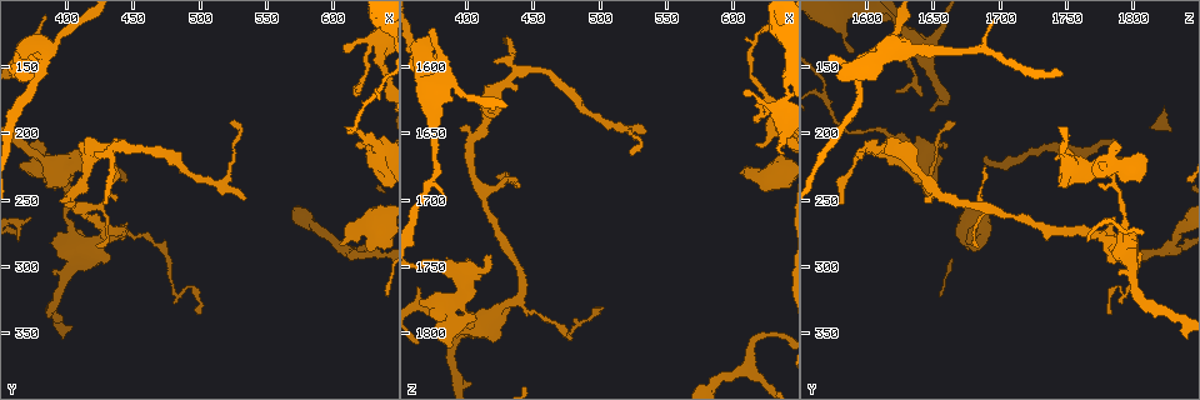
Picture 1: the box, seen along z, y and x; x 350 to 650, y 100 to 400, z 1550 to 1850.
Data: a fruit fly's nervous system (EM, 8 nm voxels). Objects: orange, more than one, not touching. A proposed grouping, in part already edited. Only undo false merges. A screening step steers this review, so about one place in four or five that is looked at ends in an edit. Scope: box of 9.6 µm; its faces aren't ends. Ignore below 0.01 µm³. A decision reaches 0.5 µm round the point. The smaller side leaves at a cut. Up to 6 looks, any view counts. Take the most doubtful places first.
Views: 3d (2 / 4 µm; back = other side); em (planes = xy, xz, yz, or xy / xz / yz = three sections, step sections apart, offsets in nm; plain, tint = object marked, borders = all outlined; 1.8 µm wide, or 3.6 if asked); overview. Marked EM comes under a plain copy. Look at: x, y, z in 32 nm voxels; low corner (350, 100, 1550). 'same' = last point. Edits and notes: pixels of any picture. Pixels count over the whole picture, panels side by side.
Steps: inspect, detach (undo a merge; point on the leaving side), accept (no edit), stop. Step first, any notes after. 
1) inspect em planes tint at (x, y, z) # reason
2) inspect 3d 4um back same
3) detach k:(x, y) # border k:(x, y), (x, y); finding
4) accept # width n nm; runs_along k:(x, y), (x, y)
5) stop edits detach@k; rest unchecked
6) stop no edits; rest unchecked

inspect em yz step 4 tint at (388, 226, 1780) # thick turns thin

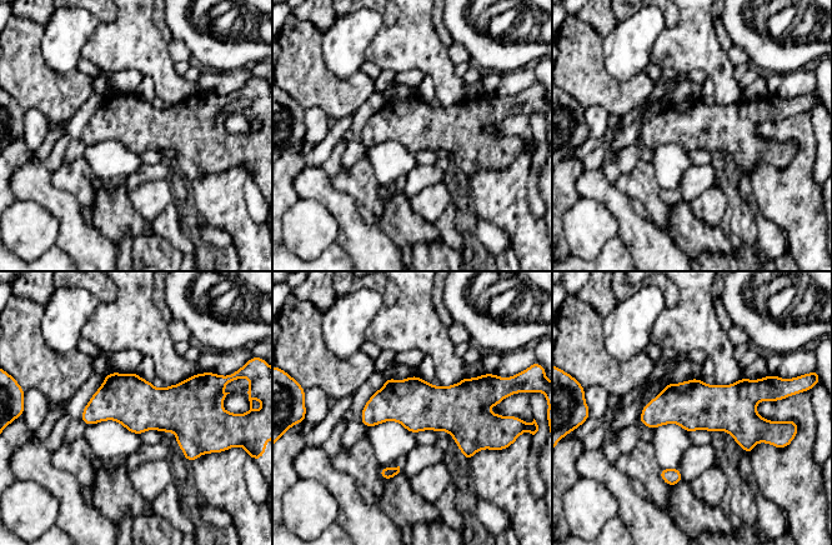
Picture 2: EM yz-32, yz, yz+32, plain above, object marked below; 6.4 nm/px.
accept # one cell here

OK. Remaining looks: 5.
inspect em planes tint at (618, 272, 1680) # calibre changes

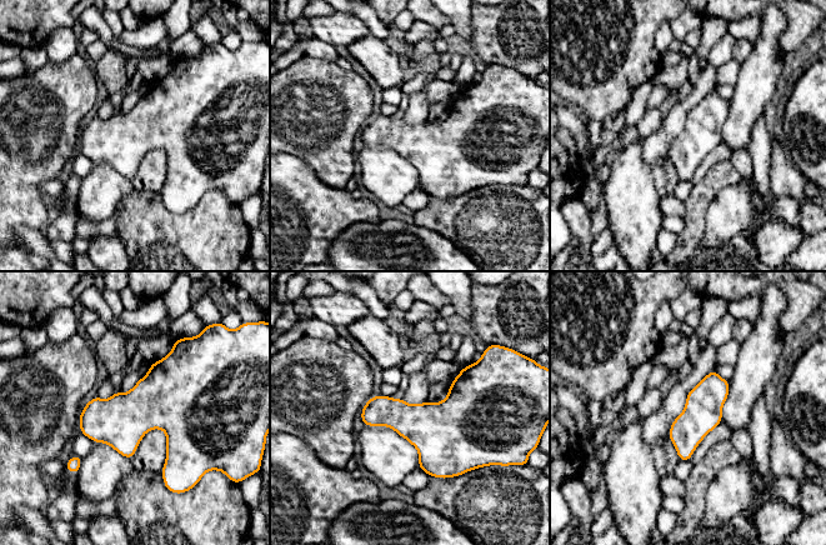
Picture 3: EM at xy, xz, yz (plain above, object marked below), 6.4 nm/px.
accept # width 240 nm; one cell here

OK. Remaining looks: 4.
inspect em yz step 8 tint at (374, 136, 1624) # calibre changes

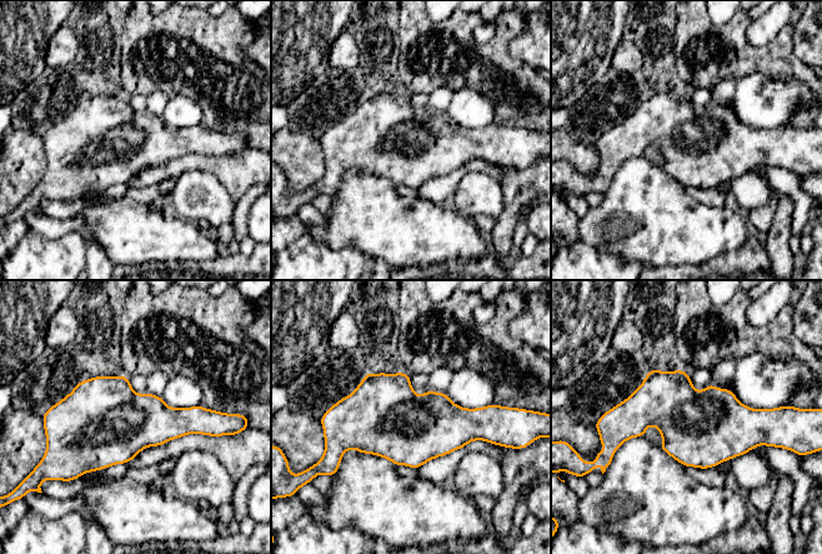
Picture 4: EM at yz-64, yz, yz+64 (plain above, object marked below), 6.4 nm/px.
inspect em planes tint same

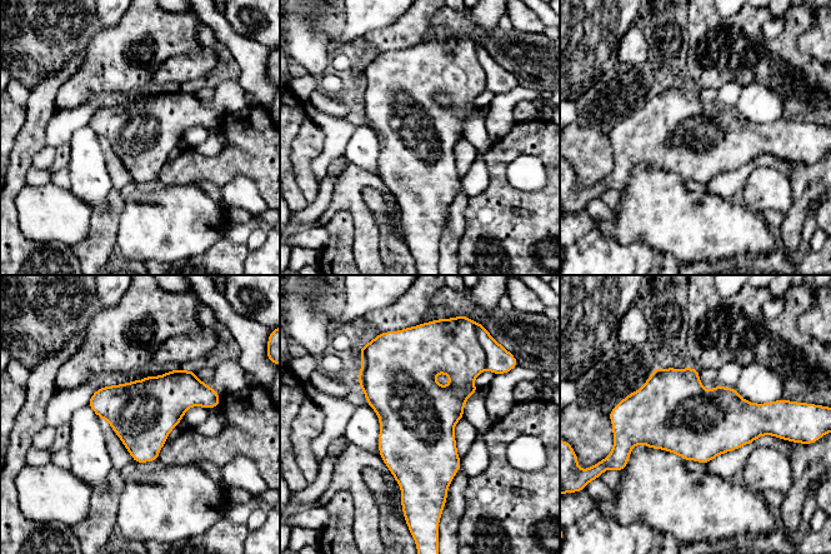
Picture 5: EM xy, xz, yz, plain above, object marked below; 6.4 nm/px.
detach 5:(499, 360) # border 5:(485, 359), (486, 368); a second cell is stuck on

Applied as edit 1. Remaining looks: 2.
stop edits detach@5; rest unchecked

